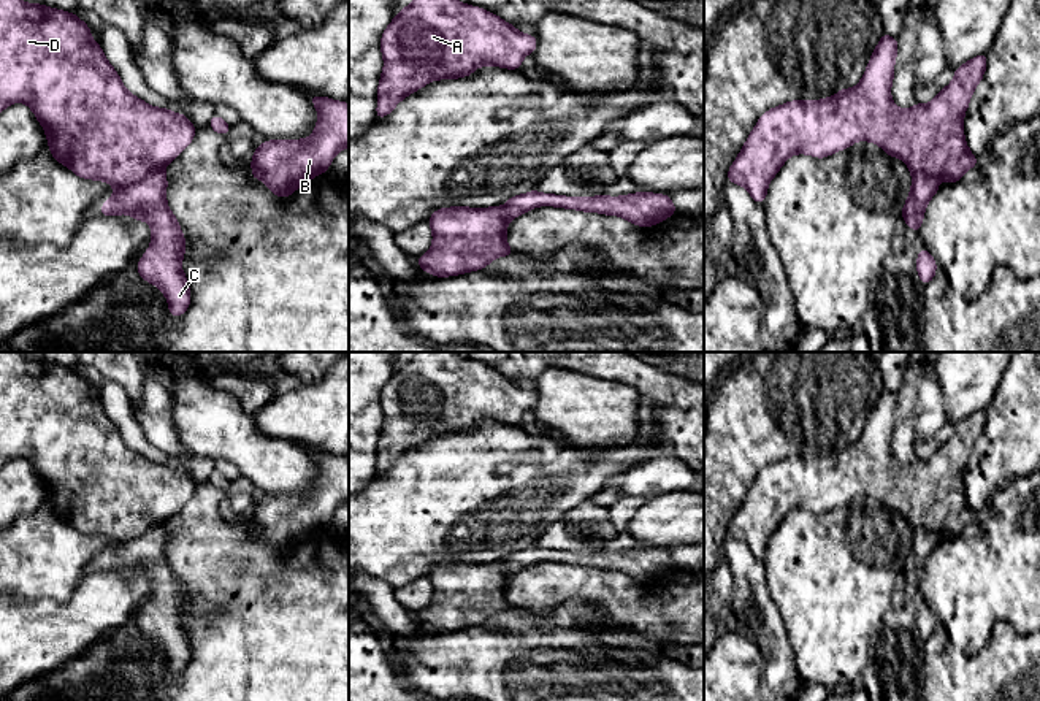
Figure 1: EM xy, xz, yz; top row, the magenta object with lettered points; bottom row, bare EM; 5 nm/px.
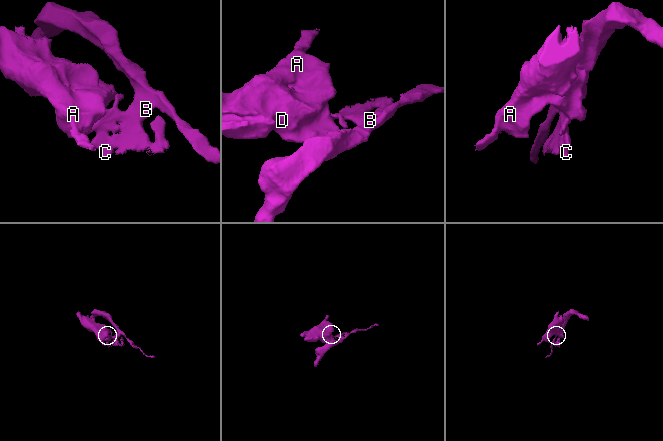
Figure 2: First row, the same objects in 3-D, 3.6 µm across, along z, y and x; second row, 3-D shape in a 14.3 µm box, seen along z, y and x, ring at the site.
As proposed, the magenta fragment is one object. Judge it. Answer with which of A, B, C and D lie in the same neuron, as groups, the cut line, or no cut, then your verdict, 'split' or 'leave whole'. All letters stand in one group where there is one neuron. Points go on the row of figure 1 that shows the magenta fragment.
A D / B C | xy (162, 168), (127, 186), (114, 187) | split

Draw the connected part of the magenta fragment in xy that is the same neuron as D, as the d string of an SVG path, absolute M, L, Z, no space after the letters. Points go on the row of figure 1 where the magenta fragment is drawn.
M0 0L0 113L16 102L33 111L44 128L51 155L59 163L79 178L105 181L113 187L128 187L163 170L197 133L187 116L168 108L154 108L132 95L106 60L101 46L92 40L90 27L75 13L48 8L43 3Z

